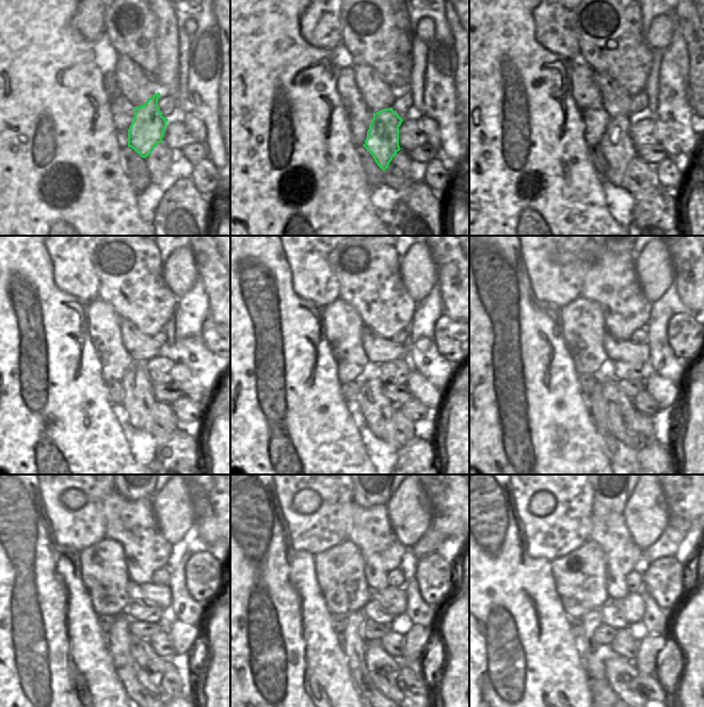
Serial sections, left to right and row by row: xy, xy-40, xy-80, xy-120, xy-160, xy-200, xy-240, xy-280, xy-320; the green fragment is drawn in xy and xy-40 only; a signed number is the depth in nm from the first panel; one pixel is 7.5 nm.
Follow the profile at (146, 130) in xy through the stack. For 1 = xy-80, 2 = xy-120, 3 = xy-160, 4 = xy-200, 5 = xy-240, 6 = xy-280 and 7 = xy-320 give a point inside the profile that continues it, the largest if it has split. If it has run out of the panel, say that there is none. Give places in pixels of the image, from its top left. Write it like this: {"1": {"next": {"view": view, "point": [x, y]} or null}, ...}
{"1": {"next": {"view": "xy-80", "point": [617, 145]}}, "2": {"next": {"view": "xy-120", "point": [139, 396]}}, "3": {"next": {"view": "xy-160", "point": [372, 401]}}, "4": {"next": {"view": "xy-200", "point": [616, 401]}}, "5": {"next": {"view": "xy-240", "point": [153, 683]}}, "6": {"next": {"view": "xy-280", "point": [383, 673]}}, "7": {"next": {"view": "xy-320", "point": [622, 675]}}}

